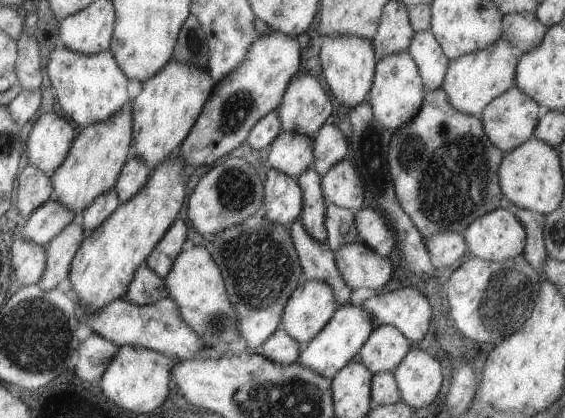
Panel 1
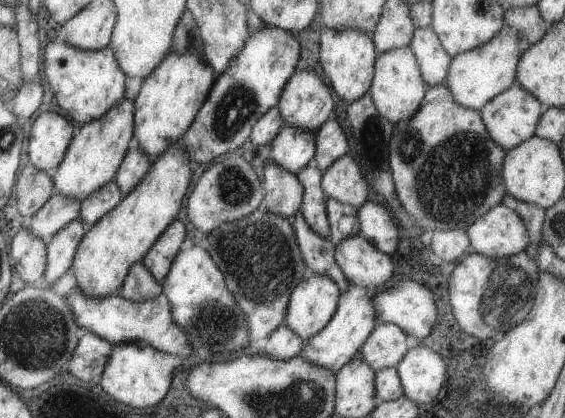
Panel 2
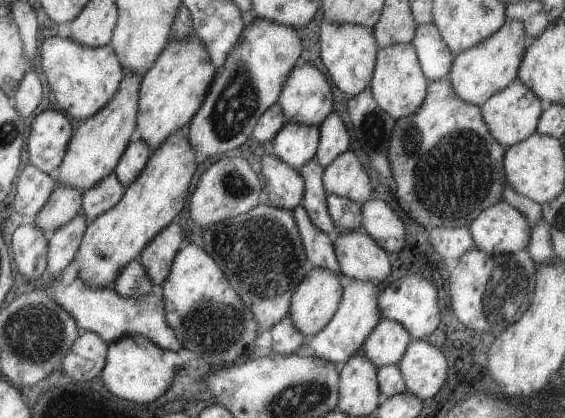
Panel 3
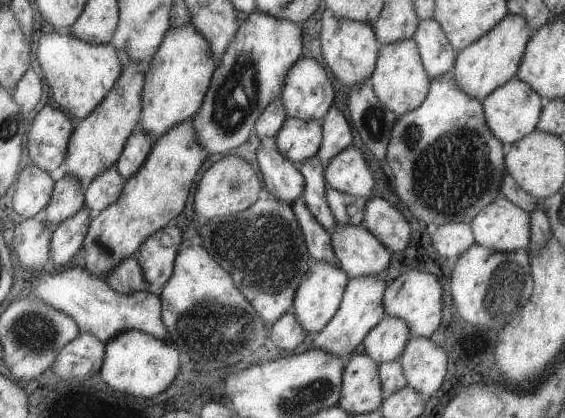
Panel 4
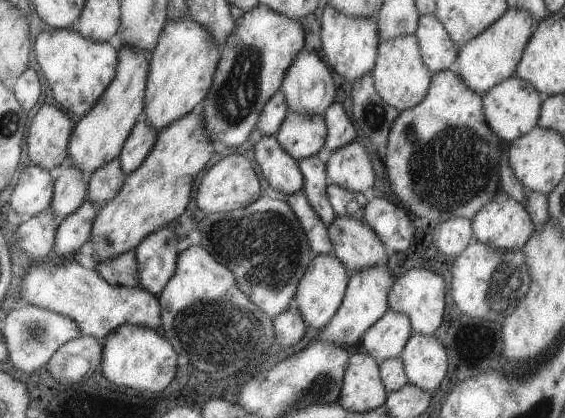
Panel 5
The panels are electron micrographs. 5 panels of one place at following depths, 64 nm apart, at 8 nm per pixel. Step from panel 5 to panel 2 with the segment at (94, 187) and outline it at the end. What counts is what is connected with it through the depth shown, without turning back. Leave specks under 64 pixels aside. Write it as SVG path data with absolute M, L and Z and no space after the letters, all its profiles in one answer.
M114 180L109 184L103 184L101 188L97 188L97 192L91 192L91 196L87 196L83 202L80 202L79 219L85 228L97 224L97 220L101 220L101 216L105 216L121 202L121 192L117 188Z

